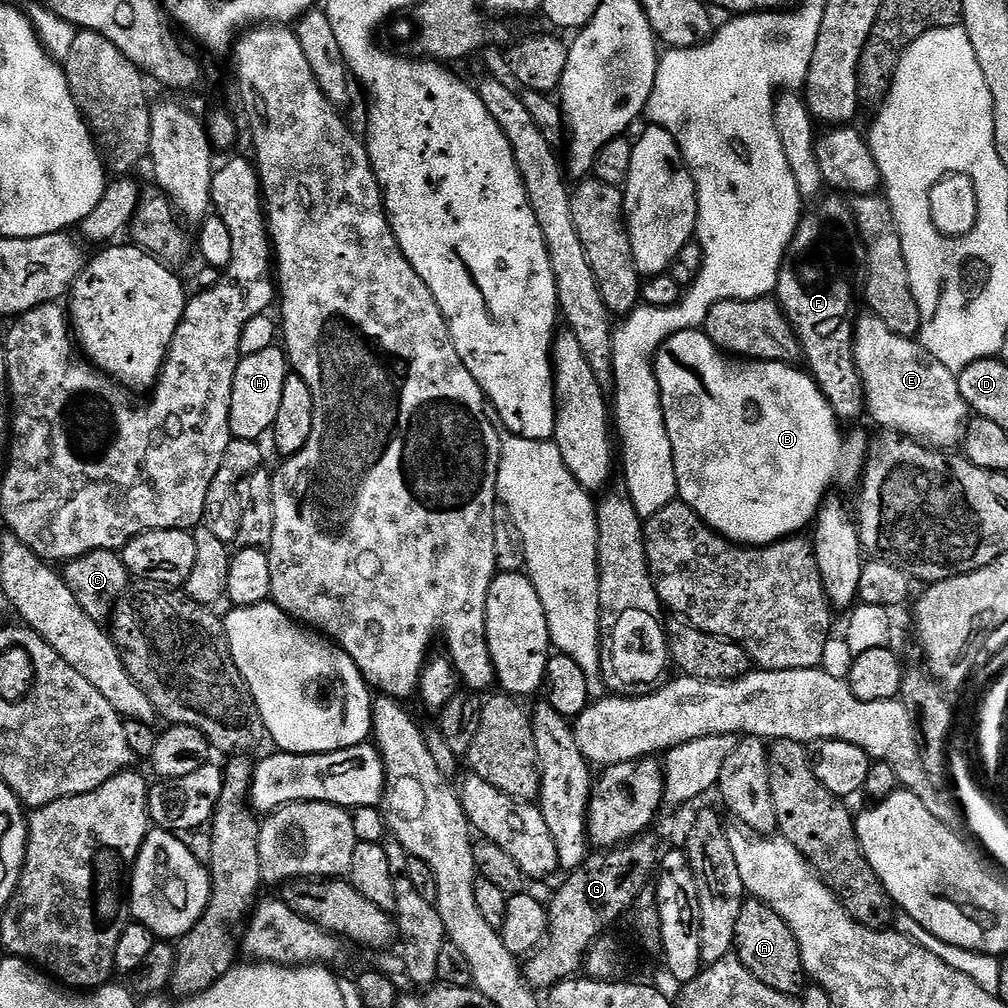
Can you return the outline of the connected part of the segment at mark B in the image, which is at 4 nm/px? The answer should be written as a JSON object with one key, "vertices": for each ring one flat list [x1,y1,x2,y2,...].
{"vertices":[[689,330,674,334,656,351,654,357,656,381,660,391,660,405,664,415,666,434,670,438,670,450,674,454,674,470,678,478,678,496,701,516,718,535,725,540,731,540,737,546,763,546,773,544,775,540,784,540,795,537,804,527,815,521,816,513,820,511,824,497,833,481,842,484,855,485,859,481,864,470,864,458,868,455,867,435,856,432,847,440,840,430,836,412,833,411,828,400,822,394,819,386,815,384,807,371,800,372,791,363,782,360,745,360,733,358,725,354,710,342,710,338,702,330]]}

